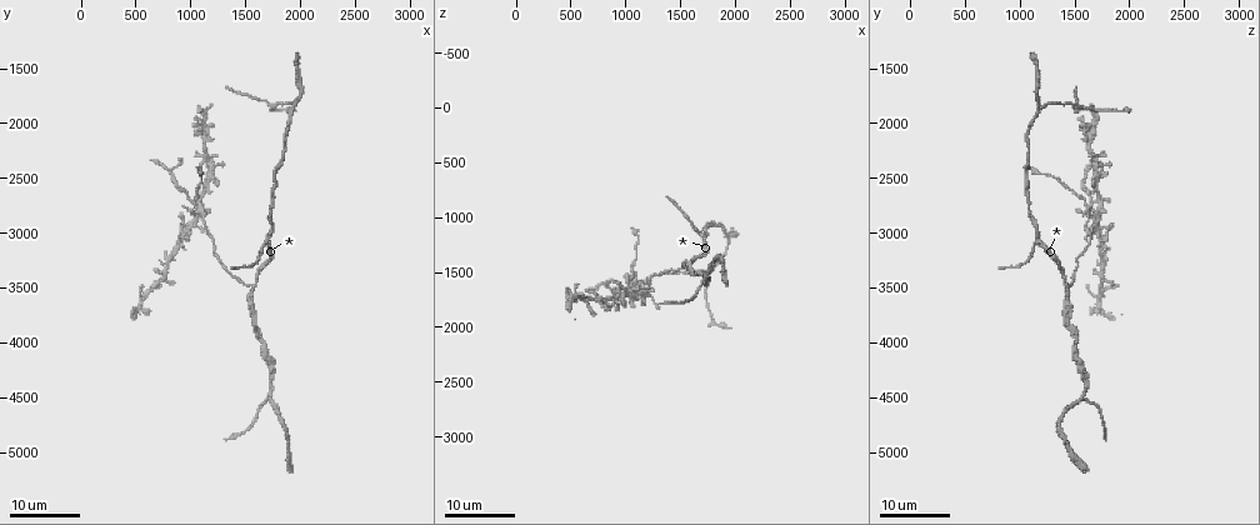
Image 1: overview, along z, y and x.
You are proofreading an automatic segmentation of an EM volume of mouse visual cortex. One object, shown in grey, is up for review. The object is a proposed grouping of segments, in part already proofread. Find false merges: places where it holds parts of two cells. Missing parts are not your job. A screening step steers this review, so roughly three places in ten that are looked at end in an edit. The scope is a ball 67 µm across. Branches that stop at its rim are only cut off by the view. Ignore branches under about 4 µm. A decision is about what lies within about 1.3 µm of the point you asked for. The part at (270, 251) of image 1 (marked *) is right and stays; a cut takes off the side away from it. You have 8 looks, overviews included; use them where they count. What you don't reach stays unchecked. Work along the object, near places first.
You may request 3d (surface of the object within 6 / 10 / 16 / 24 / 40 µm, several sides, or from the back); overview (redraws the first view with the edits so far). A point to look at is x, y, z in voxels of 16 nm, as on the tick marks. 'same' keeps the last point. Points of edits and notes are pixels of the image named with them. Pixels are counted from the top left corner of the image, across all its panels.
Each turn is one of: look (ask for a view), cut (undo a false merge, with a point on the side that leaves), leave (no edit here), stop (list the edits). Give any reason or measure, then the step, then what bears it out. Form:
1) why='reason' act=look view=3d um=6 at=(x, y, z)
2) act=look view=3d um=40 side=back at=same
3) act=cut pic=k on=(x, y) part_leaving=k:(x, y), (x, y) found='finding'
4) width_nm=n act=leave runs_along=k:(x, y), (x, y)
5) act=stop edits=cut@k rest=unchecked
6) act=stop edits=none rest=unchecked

why='a fork' act=look view=3d um=16 at=(1580, 3500, 1460)

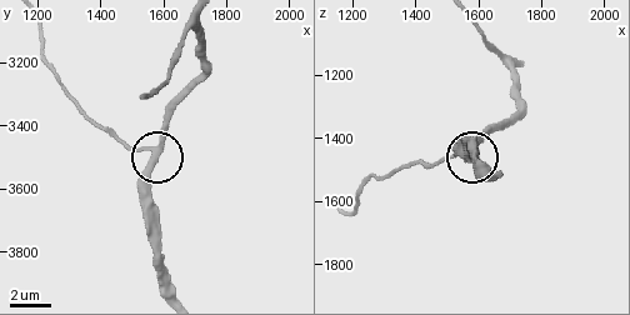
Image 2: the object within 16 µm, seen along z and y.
act=look view=3d um=6 at=same

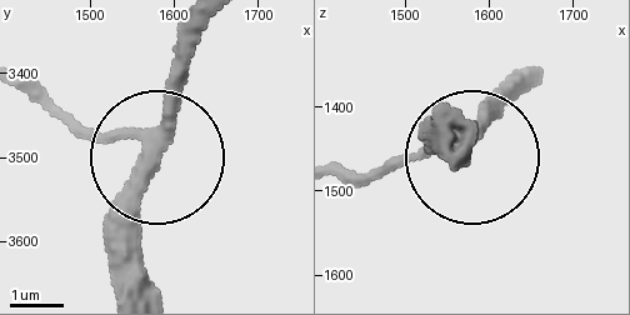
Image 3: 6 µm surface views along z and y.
arms=3 act=leave runs_along=3:(209, 24), (129, 226), (129, 293) found='one cell here'

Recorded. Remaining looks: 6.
why='calibre changes' act=look view=3d um=16 at=(1880, 2160, 1060)

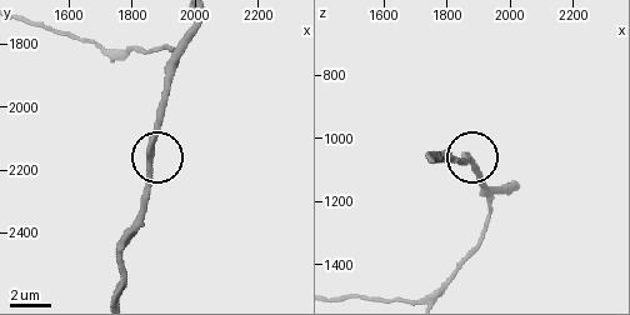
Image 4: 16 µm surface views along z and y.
why='zoom in' act=look view=3d um=10 at=same

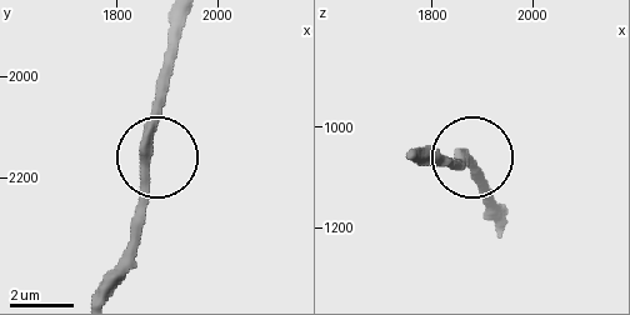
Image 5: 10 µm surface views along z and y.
act=leave runs_along=5:(101, 293), (134, 229), (150, 115), (164, 86) found='continuous, no second cell'

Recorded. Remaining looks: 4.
act=look view=3d um=16 at=(1920, 1820, 1160)

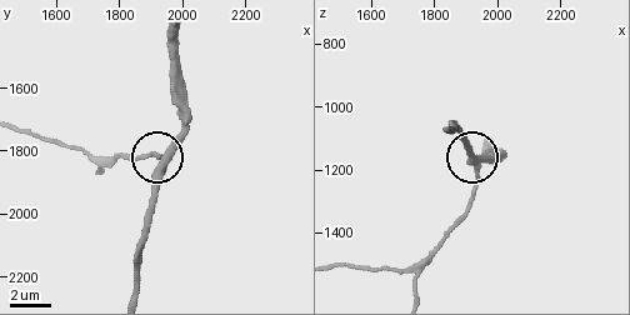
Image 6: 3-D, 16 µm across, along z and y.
why='zoom in' act=look view=3d um=10 at=same

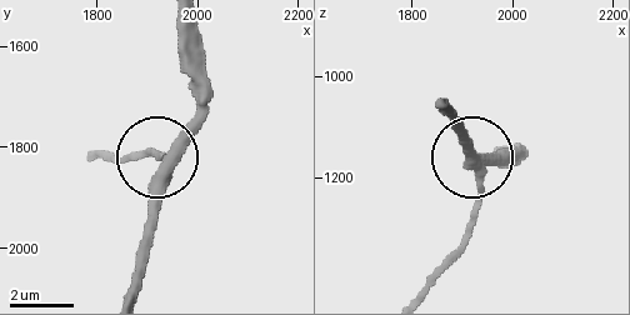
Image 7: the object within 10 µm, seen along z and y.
arms=3 act=leave runs_along=7:(130, 288), (168, 150), (208, 96) found='continuous, no second cell'

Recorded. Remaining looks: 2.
act=look view=3d um=24 at=(1720, 4520, 1580)

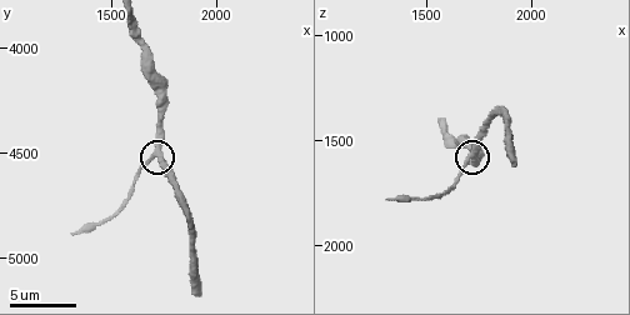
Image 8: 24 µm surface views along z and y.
act=look view=3d um=10 at=(1700, 4510, 1580)

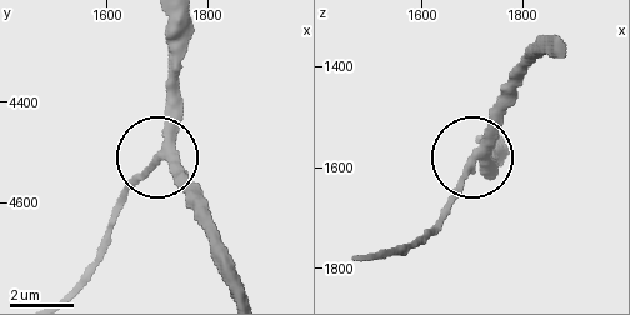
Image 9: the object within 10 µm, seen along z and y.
width_nm=290 act=leave found='all the same cell'

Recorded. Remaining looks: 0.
act=stop edits=none rest=unchecked

